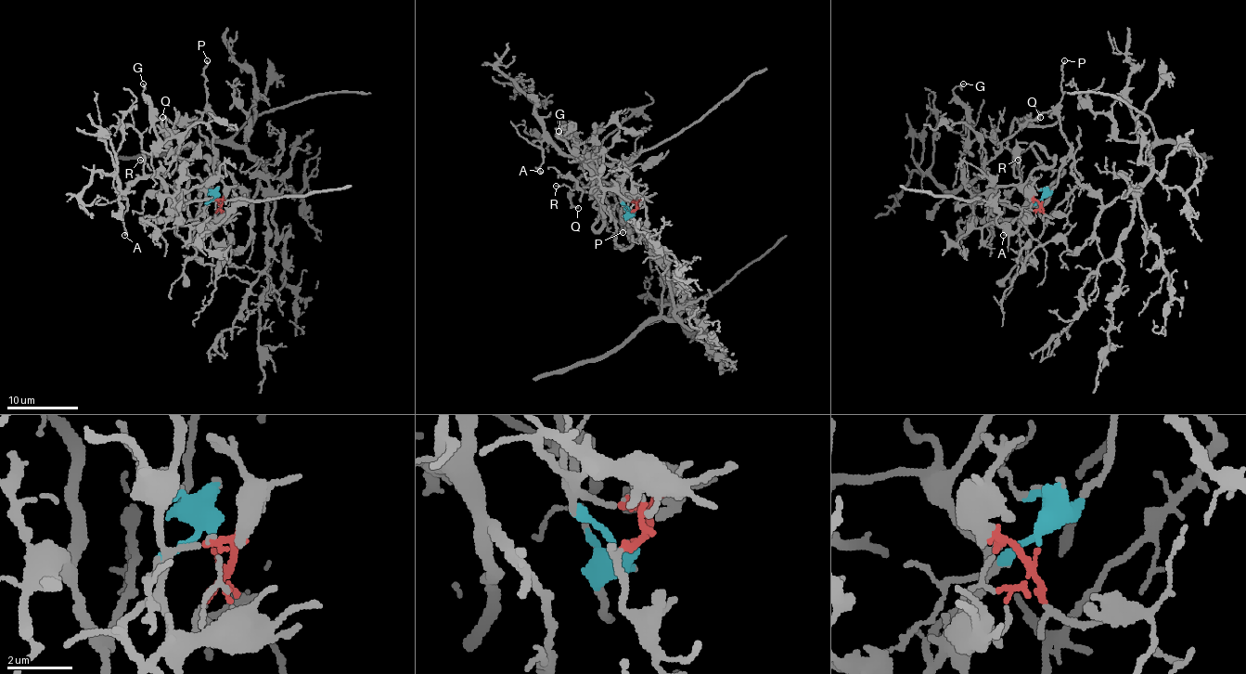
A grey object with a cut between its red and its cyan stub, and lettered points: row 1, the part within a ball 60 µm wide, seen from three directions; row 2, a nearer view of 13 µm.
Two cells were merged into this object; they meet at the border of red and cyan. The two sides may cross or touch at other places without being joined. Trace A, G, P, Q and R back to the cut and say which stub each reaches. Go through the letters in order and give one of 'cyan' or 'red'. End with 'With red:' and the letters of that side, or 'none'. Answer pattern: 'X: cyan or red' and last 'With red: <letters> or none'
A: red
G: red
P: cyan
Q: red
R: red
With red: A, G, Q, R

